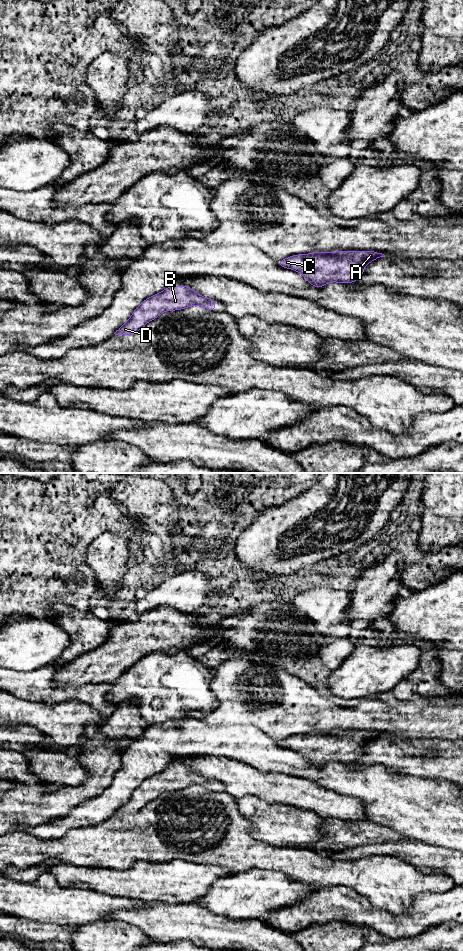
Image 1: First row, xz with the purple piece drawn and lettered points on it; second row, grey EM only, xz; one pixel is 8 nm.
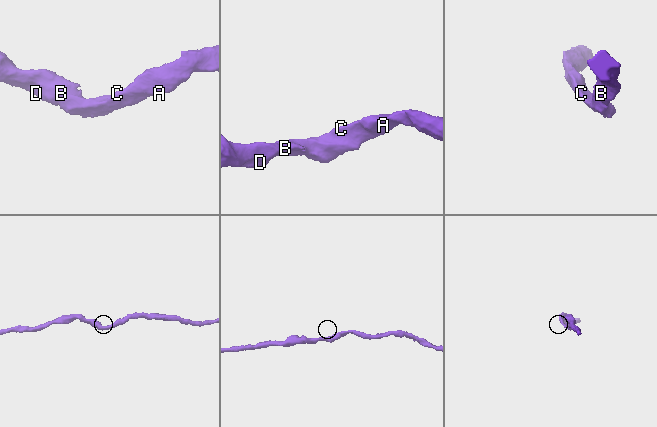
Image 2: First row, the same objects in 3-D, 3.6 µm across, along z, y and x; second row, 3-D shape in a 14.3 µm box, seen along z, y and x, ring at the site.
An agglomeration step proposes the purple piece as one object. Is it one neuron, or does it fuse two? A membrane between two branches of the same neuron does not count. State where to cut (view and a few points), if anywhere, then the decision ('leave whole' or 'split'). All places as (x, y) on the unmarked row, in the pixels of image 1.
no cut; leave whole

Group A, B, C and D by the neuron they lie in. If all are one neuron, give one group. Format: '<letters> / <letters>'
A B C D

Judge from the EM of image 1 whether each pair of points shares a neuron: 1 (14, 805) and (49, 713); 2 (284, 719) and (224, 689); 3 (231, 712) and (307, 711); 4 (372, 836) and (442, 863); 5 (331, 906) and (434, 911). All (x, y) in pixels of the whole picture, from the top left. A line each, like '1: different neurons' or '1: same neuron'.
1: different neurons
2: same neuron
3: same neuron
4: different neurons
5: same neuron

